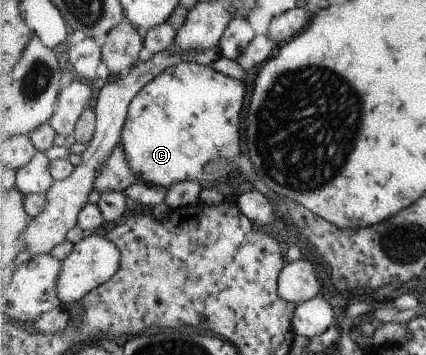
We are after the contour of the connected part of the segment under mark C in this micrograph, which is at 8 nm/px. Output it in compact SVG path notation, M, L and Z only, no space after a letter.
M182 62L178 66L172 66L168 68L164 74L158 76L156 80L152 80L146 88L144 88L130 106L130 115L128 116L128 121L126 126L124 126L124 131L122 134L121 143L128 154L128 160L130 160L130 166L132 170L142 178L142 183L154 185L154 186L164 186L164 188L172 188L176 183L184 181L195 181L199 182L200 185L207 185L208 182L216 182L220 178L226 178L230 176L236 166L236 160L240 158L242 154L242 140L245 140L244 132L244 122L242 121L242 112L244 112L244 81L238 78L232 78L232 76L227 76L218 72L213 65L199 64L198 62Z

